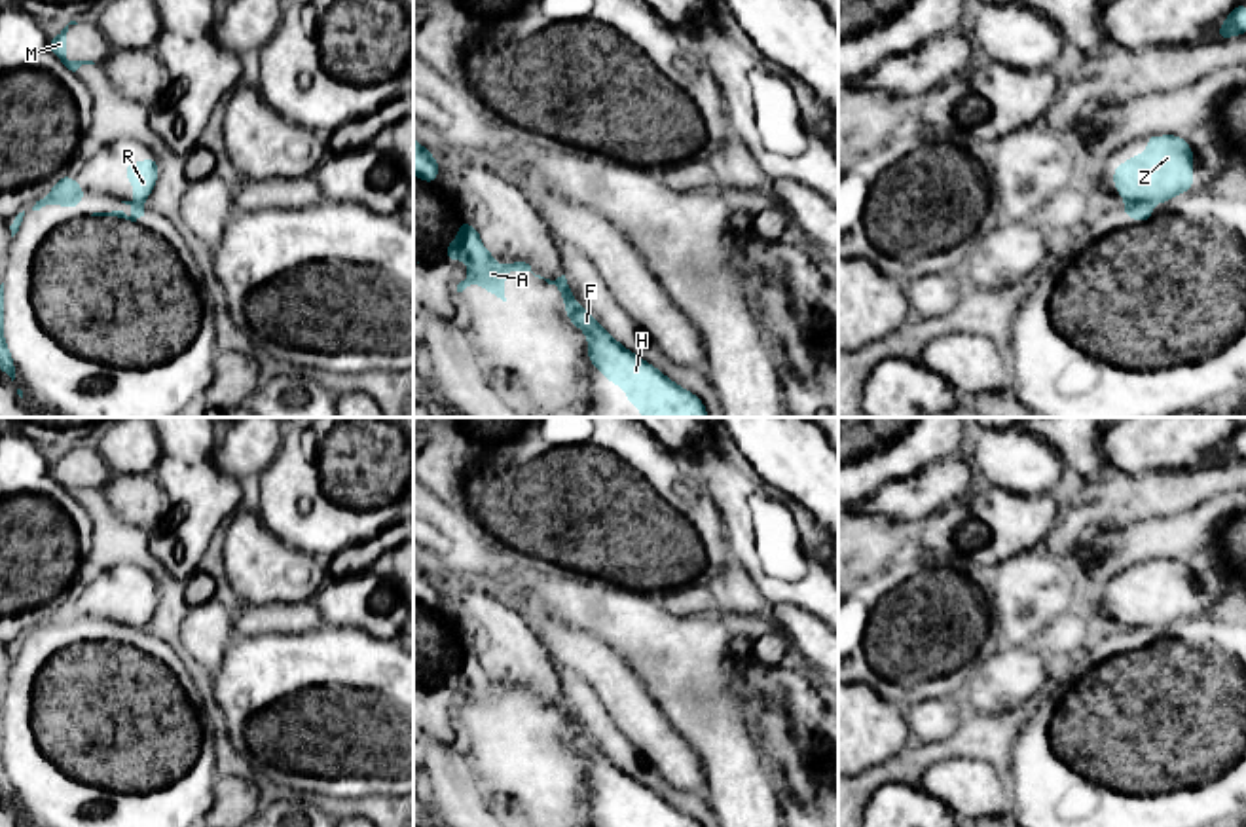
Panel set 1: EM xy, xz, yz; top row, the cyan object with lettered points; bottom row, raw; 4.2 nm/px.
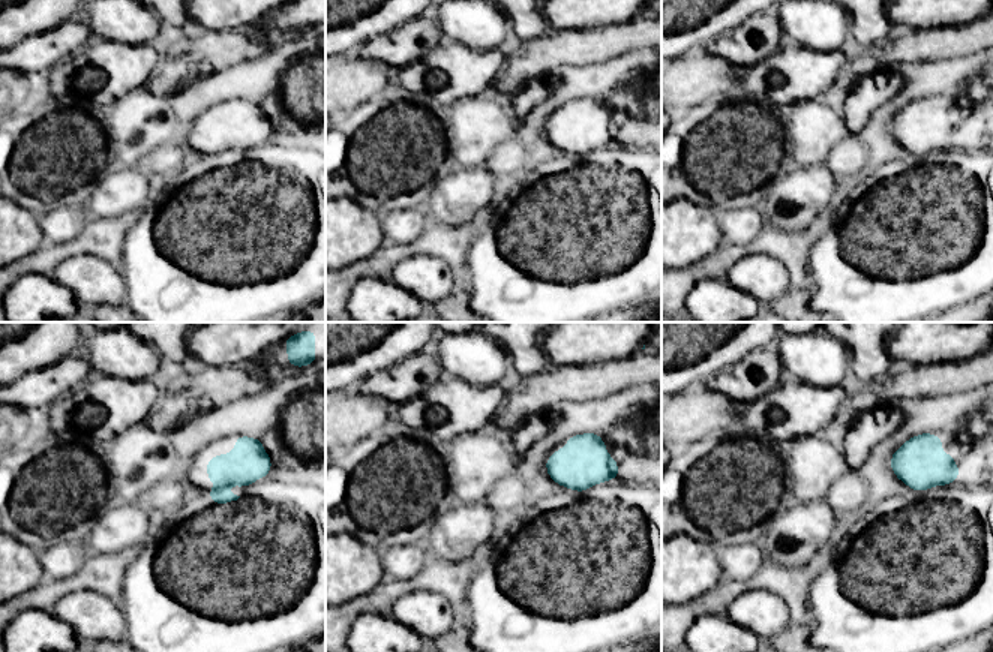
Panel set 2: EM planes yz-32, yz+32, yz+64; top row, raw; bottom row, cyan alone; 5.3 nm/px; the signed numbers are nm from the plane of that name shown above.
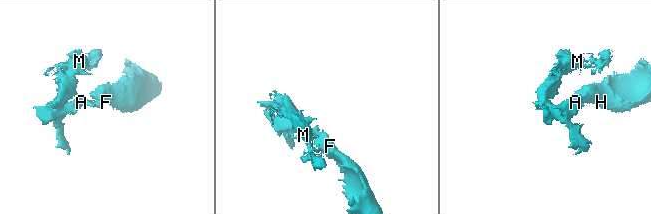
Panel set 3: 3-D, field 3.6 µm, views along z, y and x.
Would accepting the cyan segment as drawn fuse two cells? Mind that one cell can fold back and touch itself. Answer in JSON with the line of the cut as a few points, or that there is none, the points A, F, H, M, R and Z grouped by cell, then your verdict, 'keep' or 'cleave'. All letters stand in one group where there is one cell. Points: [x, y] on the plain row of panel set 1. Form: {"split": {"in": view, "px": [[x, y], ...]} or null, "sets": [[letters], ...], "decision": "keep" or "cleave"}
{"split": {"in": "yz", "px": [[1129, 624], [1150, 628]]}, "sets": [["A", "M"], ["F", "H", "R", "Z"]], "decision": "cleave"}

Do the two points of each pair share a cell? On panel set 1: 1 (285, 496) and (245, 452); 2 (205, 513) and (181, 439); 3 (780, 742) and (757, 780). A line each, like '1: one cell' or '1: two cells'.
1: two cells
2: one cell
3: two cells

